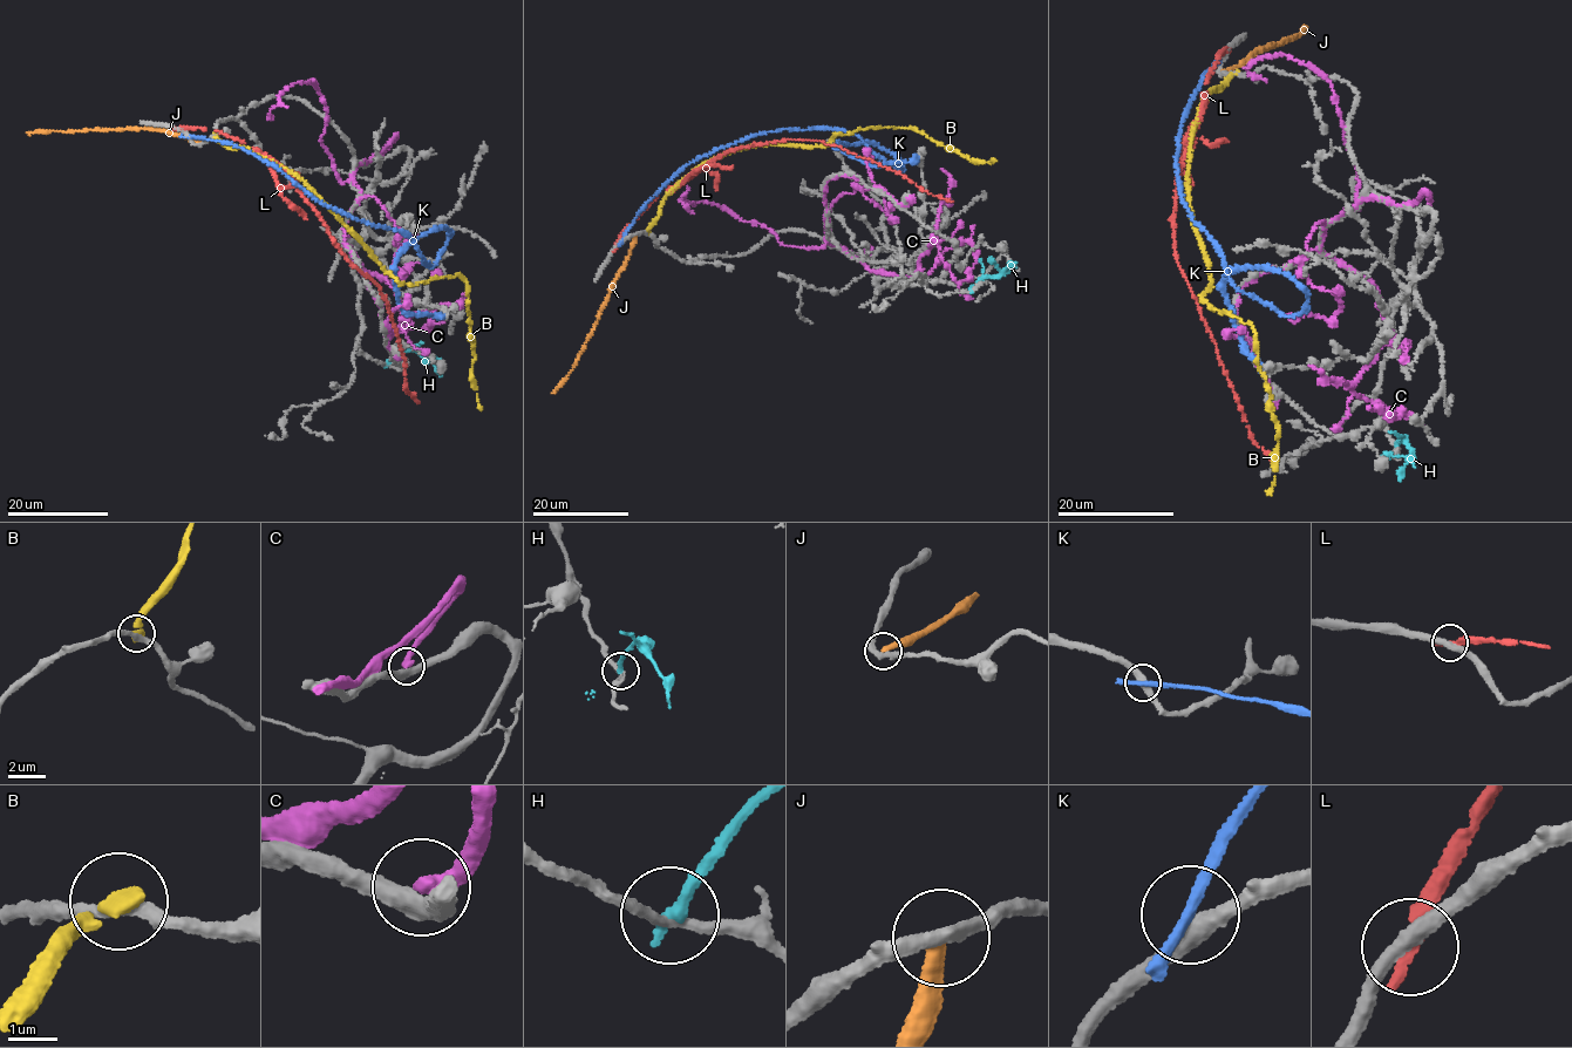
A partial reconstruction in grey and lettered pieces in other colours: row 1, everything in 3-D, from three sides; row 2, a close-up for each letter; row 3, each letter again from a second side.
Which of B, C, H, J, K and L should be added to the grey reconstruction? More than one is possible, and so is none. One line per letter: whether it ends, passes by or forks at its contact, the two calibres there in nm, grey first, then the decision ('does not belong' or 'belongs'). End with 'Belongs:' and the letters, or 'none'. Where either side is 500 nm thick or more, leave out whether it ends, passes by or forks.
B: it ends there; 280 nm thick on the grey side, 360 nm on the other; does not belong
C: it ends there; 440 nm thick on the grey side, 380 nm on the other; does not belong
H: it ends there; 220 nm thick on the grey side, 280 nm on the other; does not belong
J: it ends there; 280 nm thick on the grey side, 320 nm on the other; does not belong
K: it passes by; 380 nm thick on the grey side, 220 nm on the other; does not belong
L: it ends there; 340 nm thick on the grey side, 280 nm on the other; does not belong
Belongs: none

